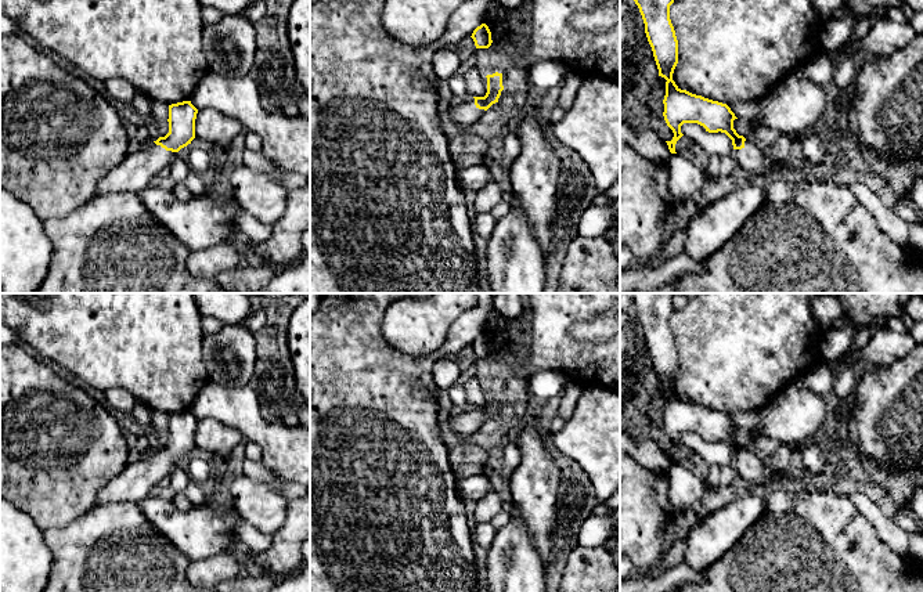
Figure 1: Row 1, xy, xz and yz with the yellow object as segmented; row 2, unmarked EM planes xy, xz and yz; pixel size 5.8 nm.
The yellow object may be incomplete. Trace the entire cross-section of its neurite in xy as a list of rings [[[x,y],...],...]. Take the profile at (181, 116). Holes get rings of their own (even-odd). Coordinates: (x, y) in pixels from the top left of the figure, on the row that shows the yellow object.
[[[191,101],[169,105],[169,133],[129,154],[100,181],[97,196],[109,192],[141,192],[158,180],[158,174],[195,138],[198,109]]]

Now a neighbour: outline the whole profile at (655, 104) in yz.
[[[659,76],[656,84],[652,89],[648,109],[659,116],[663,116],[664,112],[664,95],[666,95],[666,79]]]

